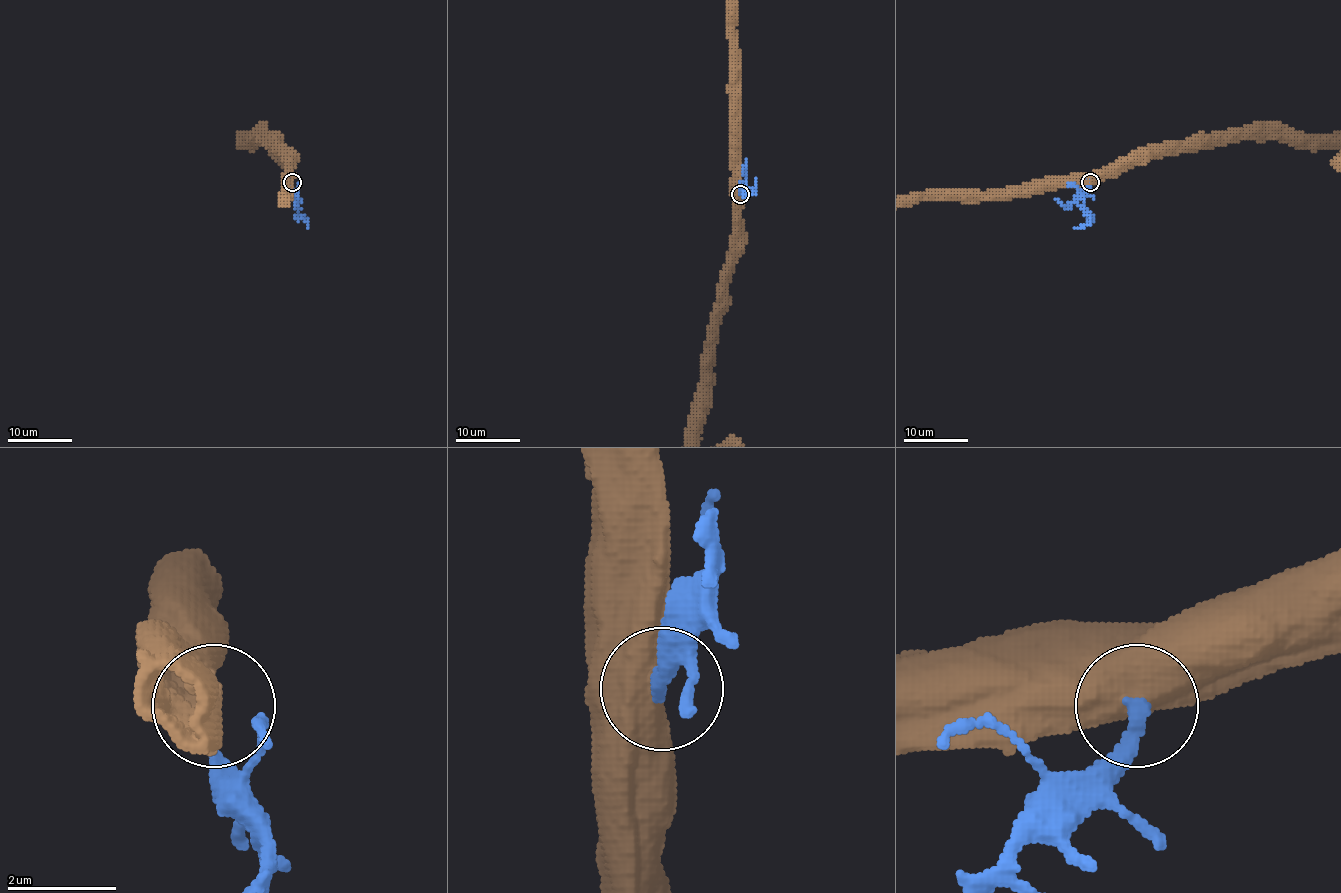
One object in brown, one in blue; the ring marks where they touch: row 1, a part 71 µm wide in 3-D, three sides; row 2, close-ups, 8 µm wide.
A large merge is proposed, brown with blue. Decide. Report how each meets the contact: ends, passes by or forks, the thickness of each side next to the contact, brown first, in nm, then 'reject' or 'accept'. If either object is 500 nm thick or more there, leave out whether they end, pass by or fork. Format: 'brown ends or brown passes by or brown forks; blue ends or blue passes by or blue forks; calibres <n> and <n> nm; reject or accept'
calibres 750 and 220 nm; reject

